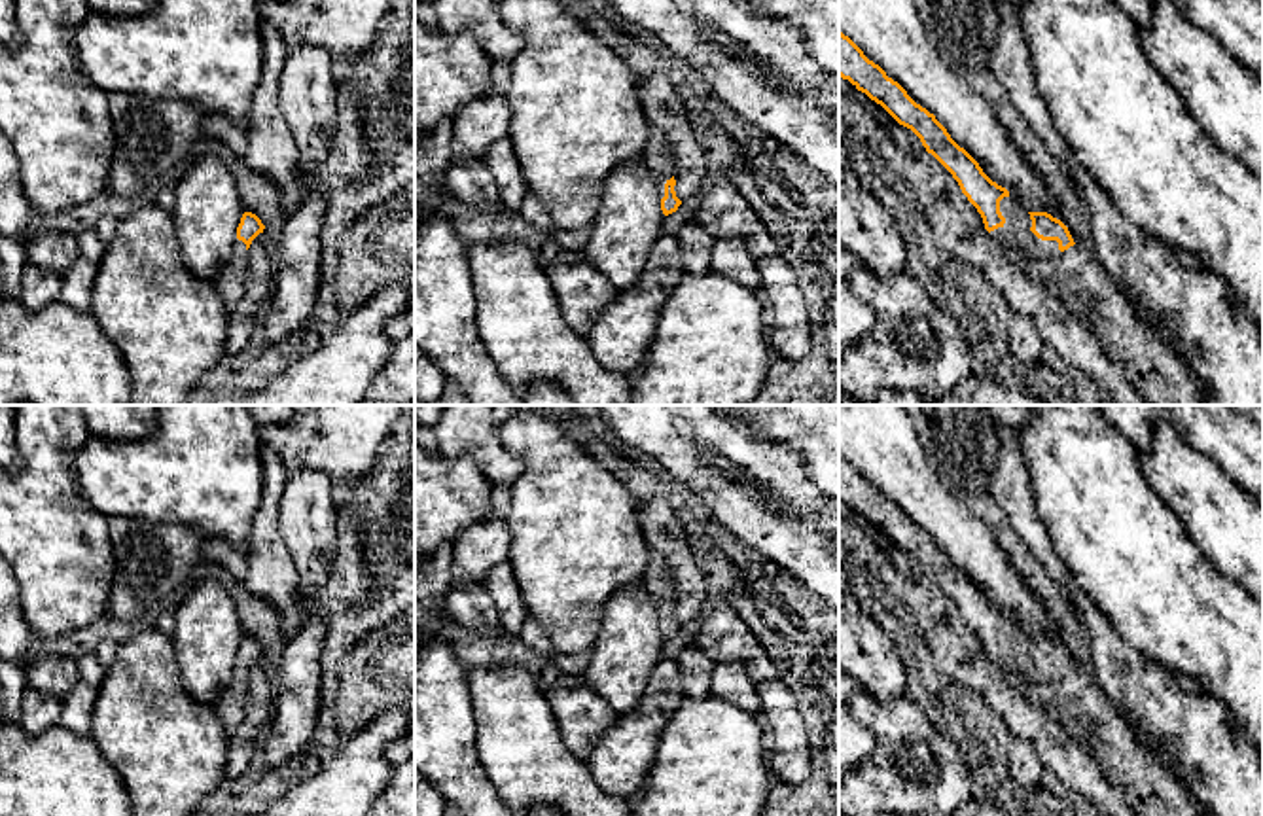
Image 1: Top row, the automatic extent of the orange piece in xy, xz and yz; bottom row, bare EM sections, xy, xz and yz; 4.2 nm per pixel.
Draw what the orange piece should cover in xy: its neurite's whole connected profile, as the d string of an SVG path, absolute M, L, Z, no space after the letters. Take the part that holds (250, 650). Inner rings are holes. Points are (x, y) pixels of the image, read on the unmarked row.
M244 636L240 647L237 651L237 665L233 668L231 683L220 693L216 704L216 712L229 735L237 731L244 718L244 702L248 695L248 672L252 665L263 657L265 649L261 644Z

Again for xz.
M659 551L649 553L649 562L642 577L642 585L653 596L657 606L663 638L668 640L676 636L682 625L674 615L674 579L665 557Z

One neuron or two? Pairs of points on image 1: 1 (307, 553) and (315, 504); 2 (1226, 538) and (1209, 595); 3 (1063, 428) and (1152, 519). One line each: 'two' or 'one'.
1: one
2: two
3: one

